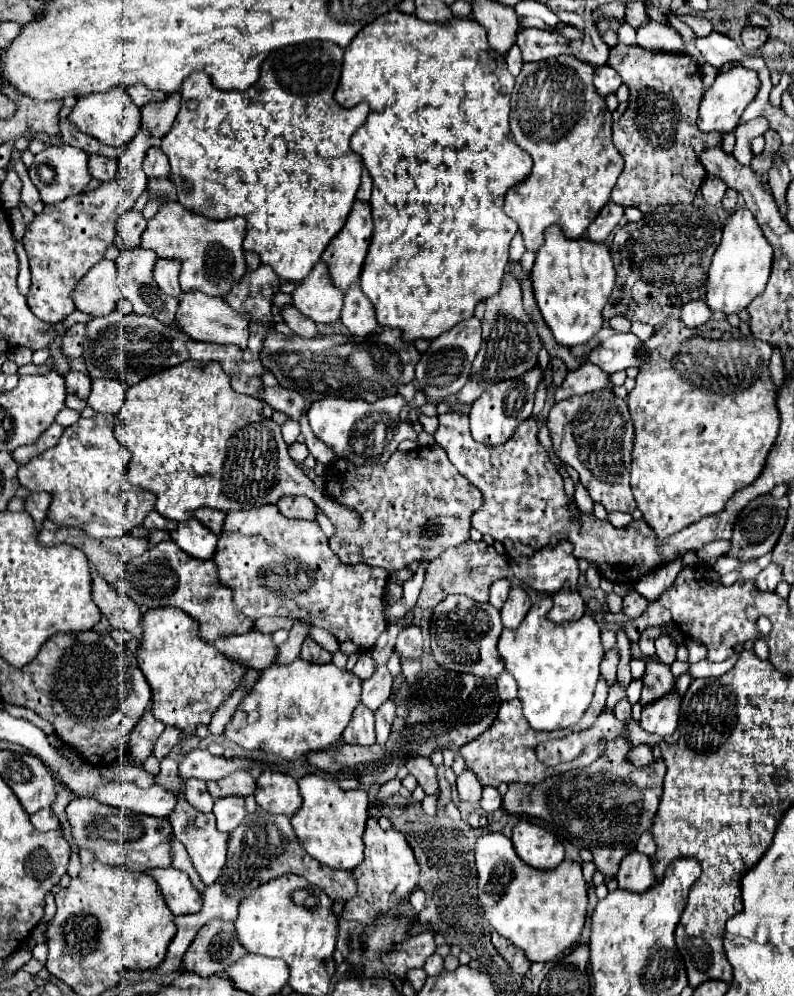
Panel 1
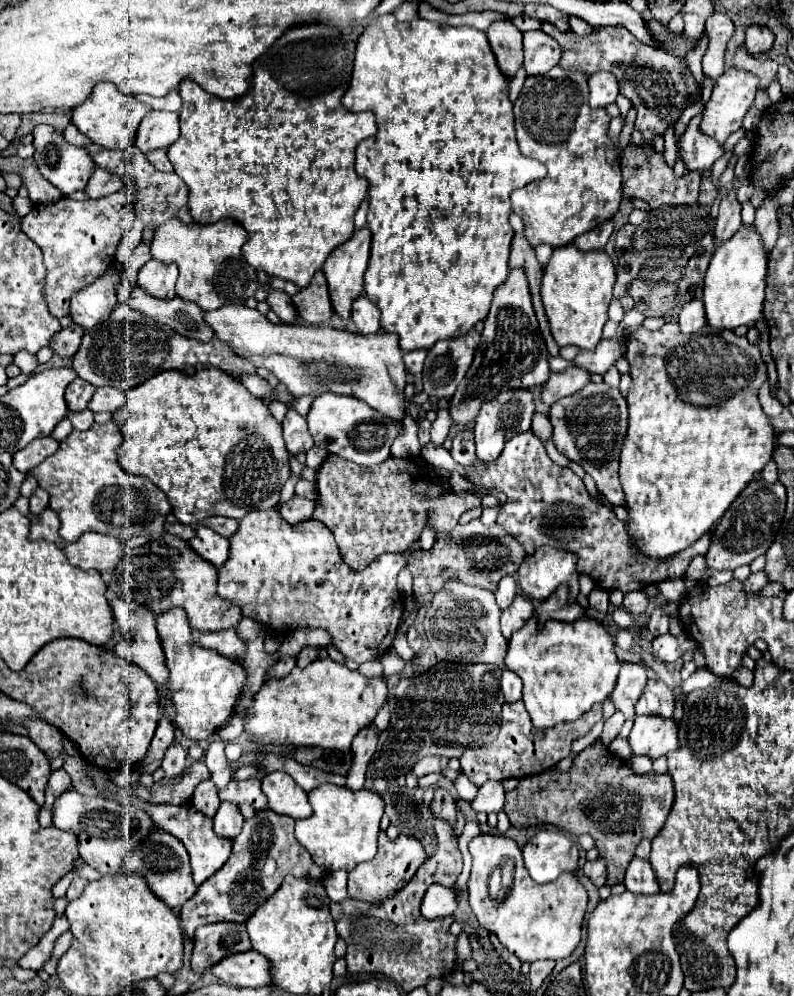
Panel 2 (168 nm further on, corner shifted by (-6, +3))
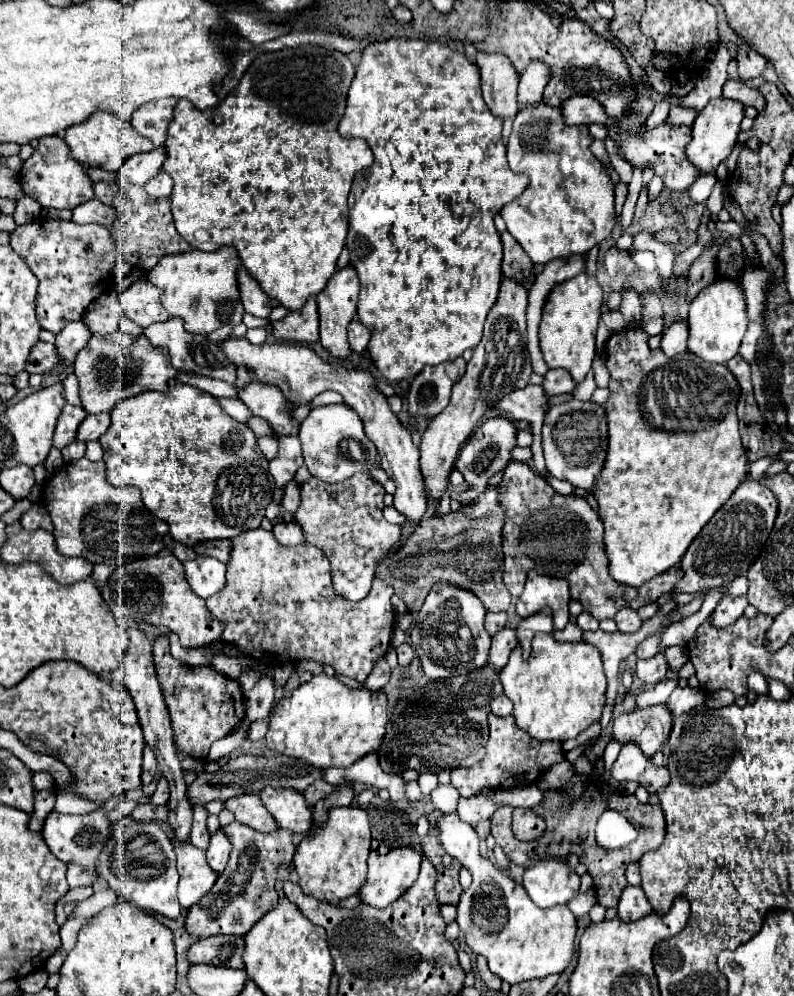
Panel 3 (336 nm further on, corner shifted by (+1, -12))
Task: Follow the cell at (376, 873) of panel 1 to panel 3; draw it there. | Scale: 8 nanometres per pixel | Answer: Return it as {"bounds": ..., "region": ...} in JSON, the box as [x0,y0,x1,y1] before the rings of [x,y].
{"bounds":[360,846,422,908],"region":[[[410,846],[392,848],[388,854],[370,852],[368,878],[360,888],[362,902],[374,908],[386,908],[398,900],[418,878],[422,854]]]}

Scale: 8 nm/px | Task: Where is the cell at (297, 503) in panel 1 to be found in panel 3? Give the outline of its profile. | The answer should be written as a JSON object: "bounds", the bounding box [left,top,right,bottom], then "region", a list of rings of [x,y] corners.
{"bounds":[272,522,304,546],"region":[[[276,522],[272,534],[282,546],[298,546],[304,542],[302,528],[296,522]]]}

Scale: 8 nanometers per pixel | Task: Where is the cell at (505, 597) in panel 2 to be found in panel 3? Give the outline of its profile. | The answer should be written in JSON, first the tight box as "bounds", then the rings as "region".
{"bounds":[484,612,506,636],"region":[[[488,612],[486,614],[486,622],[484,622],[484,628],[486,628],[486,632],[490,634],[490,636],[494,636],[498,630],[502,630],[506,626],[506,612],[498,612],[498,614],[494,614],[494,612]]]}

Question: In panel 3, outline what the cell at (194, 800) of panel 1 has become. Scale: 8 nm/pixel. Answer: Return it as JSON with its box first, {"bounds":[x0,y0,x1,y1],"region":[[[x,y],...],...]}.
{"bounds":[190,806,210,848],"region":[[[194,806],[194,826],[192,826],[192,834],[190,834],[190,842],[198,848],[208,848],[210,844],[210,834],[206,830],[206,818],[208,818],[208,812],[204,806]]]}

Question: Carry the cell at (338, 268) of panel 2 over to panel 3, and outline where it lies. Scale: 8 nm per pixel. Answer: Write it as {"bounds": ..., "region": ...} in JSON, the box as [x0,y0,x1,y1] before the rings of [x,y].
{"bounds":[316,266,360,358],"region":[[[346,266],[344,270],[336,272],[328,286],[316,296],[318,300],[318,312],[320,312],[320,344],[324,350],[328,350],[334,358],[346,358],[350,356],[350,346],[346,340],[346,328],[356,318],[356,302],[358,302],[358,290],[360,282],[352,266]]]}

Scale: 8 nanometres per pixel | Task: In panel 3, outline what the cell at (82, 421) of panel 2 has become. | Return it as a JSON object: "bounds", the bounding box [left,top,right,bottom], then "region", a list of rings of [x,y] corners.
{"bounds":[62,440,86,462],"region":[[[74,440],[72,444],[68,444],[68,446],[62,450],[62,456],[64,456],[66,462],[76,462],[76,460],[80,460],[80,458],[84,456],[84,452],[86,452],[86,444]]]}

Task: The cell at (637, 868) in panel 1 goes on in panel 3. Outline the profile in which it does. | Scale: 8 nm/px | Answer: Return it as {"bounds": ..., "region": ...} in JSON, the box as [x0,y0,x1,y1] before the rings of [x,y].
{"bounds":[618,886,652,922],"region":[[[626,886],[620,896],[620,904],[618,904],[618,918],[624,922],[636,922],[650,912],[652,912],[652,908],[650,908],[650,902],[646,900],[642,888]]]}

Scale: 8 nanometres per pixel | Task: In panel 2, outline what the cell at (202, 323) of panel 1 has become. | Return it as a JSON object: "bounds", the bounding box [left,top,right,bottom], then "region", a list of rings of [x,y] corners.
{"bounds":[205,305,407,419],"region":[[[223,305],[221,309],[205,313],[205,323],[215,331],[215,335],[221,341],[229,343],[237,355],[255,361],[255,367],[269,369],[275,375],[275,379],[283,383],[293,397],[303,397],[303,395],[317,397],[327,391],[341,393],[341,395],[353,395],[365,401],[369,407],[385,413],[387,417],[403,419],[403,413],[405,413],[403,389],[407,383],[407,367],[403,363],[401,349],[397,349],[397,333],[381,331],[377,335],[359,335],[359,333],[349,333],[349,331],[333,329],[333,327],[289,325],[289,323],[273,325],[263,313],[247,305]]]}

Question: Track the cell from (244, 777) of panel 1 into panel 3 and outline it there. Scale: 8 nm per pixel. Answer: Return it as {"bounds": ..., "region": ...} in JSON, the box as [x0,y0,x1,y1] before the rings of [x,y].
{"bounds":[226,794,278,832],"region":[[[244,794],[226,800],[226,808],[234,812],[236,820],[258,830],[258,832],[274,832],[278,830],[278,824],[270,820],[270,812],[266,812],[262,800],[256,794]]]}

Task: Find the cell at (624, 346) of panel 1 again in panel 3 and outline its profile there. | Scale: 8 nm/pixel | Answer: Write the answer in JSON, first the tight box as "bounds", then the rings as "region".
{"bounds":[542,368,576,396],"region":[[[562,368],[558,370],[548,370],[544,374],[544,384],[542,388],[546,390],[546,396],[556,396],[556,394],[568,394],[576,388],[576,382],[570,380],[570,374]]]}

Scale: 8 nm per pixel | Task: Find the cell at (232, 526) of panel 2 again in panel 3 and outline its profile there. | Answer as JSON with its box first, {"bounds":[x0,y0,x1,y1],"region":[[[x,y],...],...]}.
{"bounds":[194,540,232,564],"region":[[[208,540],[194,546],[194,552],[198,556],[214,556],[224,564],[228,562],[230,550],[232,550],[232,540]]]}

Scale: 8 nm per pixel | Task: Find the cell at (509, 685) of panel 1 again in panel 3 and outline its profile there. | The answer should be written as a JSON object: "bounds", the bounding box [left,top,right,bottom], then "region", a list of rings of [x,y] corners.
{"bounds":[492,694,512,716],"region":[[[500,694],[498,698],[492,700],[492,714],[496,716],[510,716],[512,714],[512,704],[510,704],[510,698]]]}

